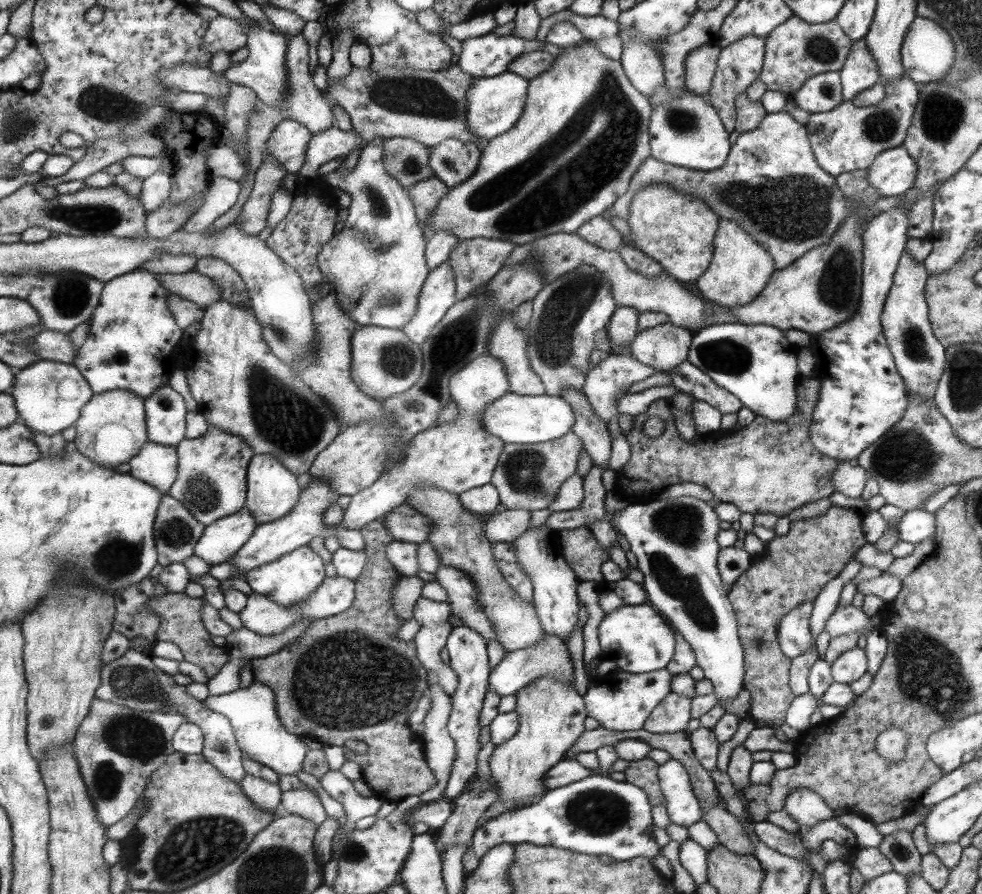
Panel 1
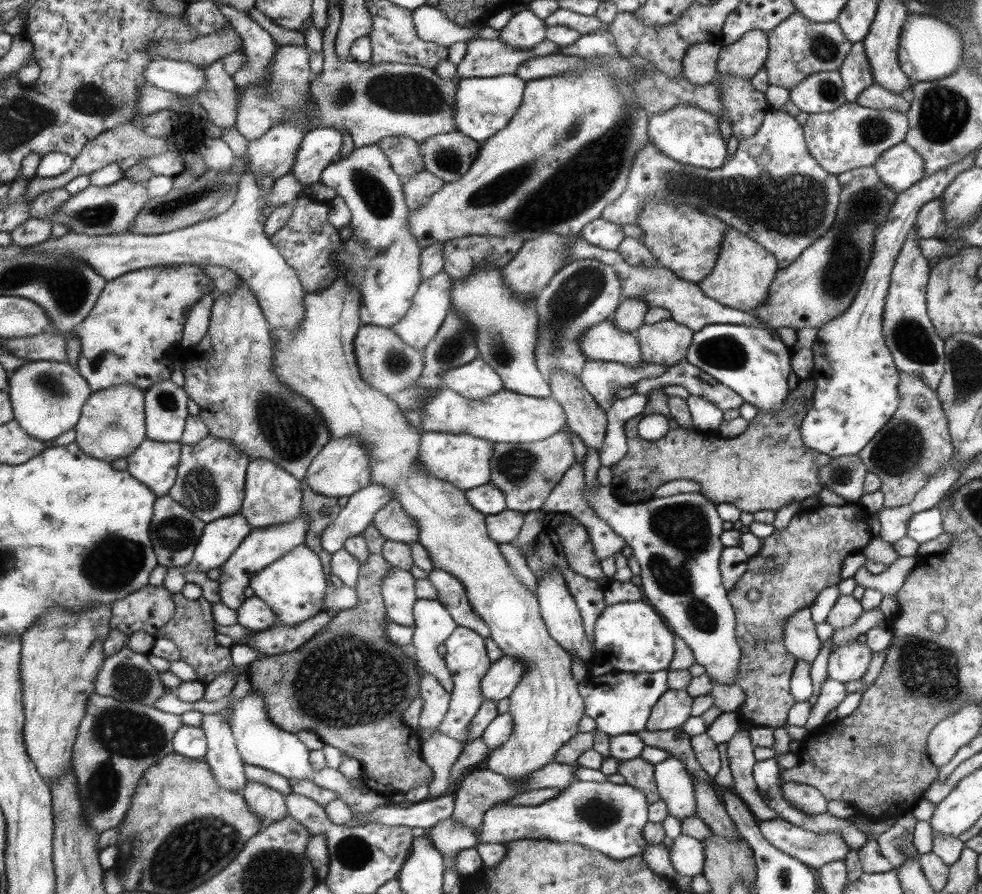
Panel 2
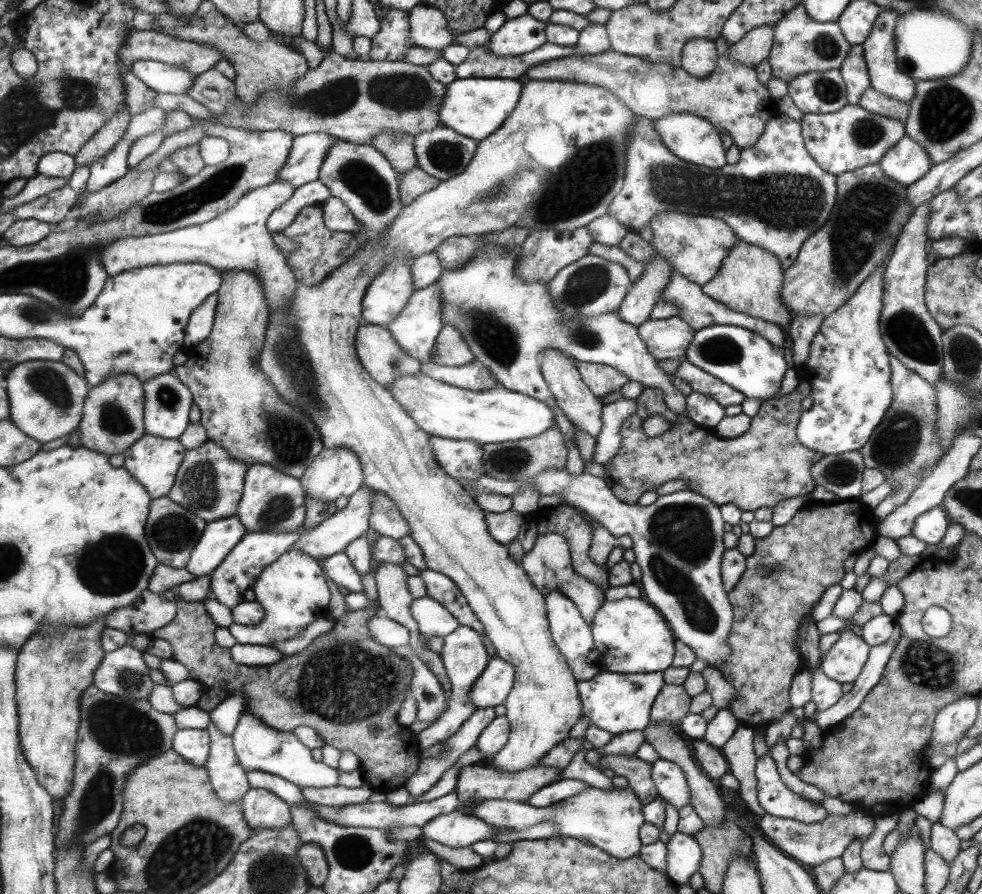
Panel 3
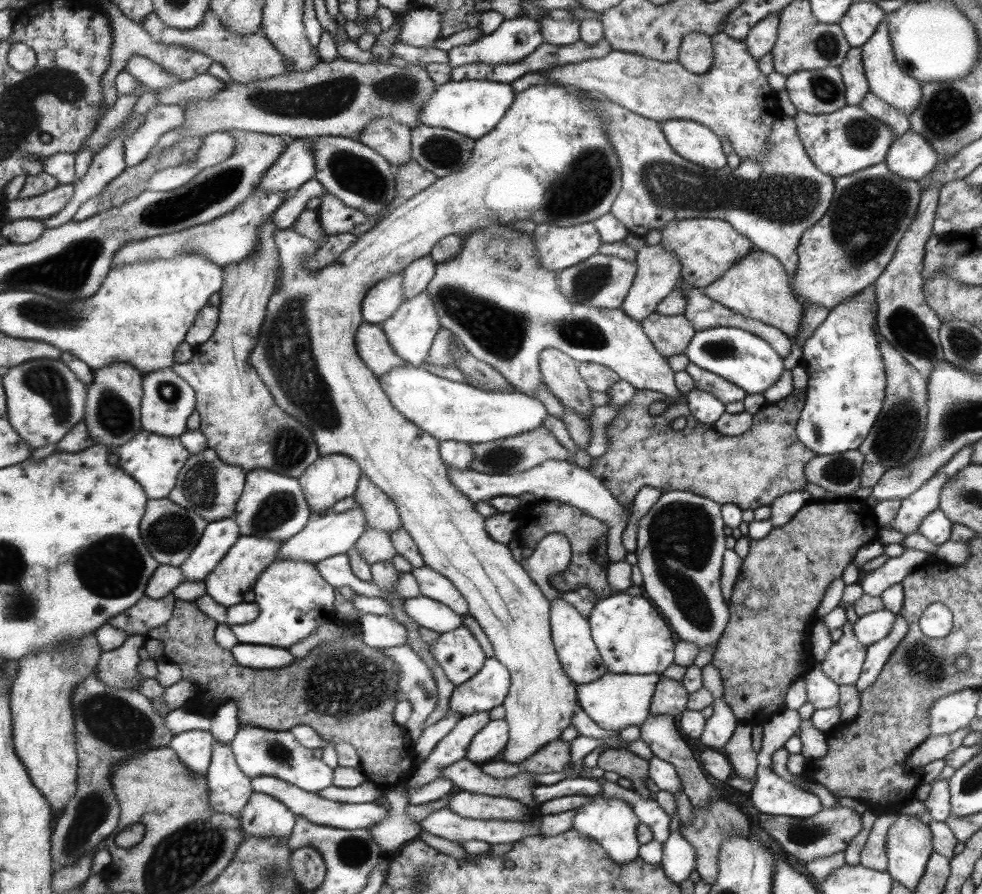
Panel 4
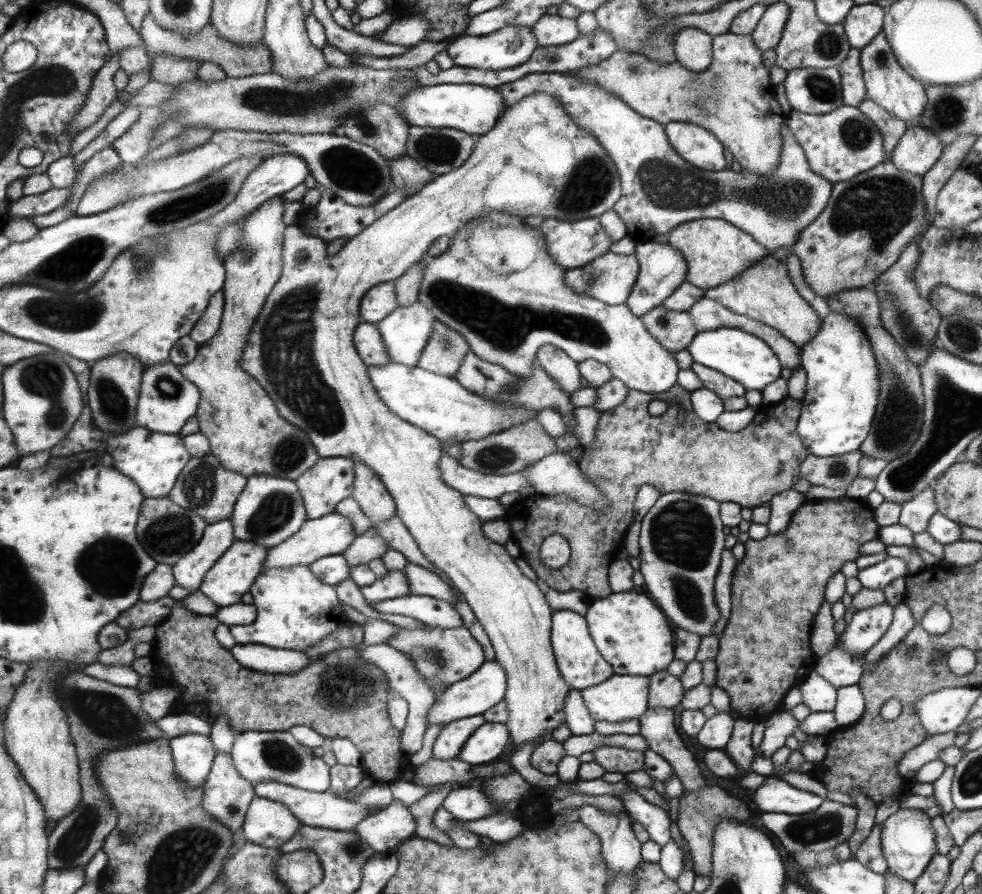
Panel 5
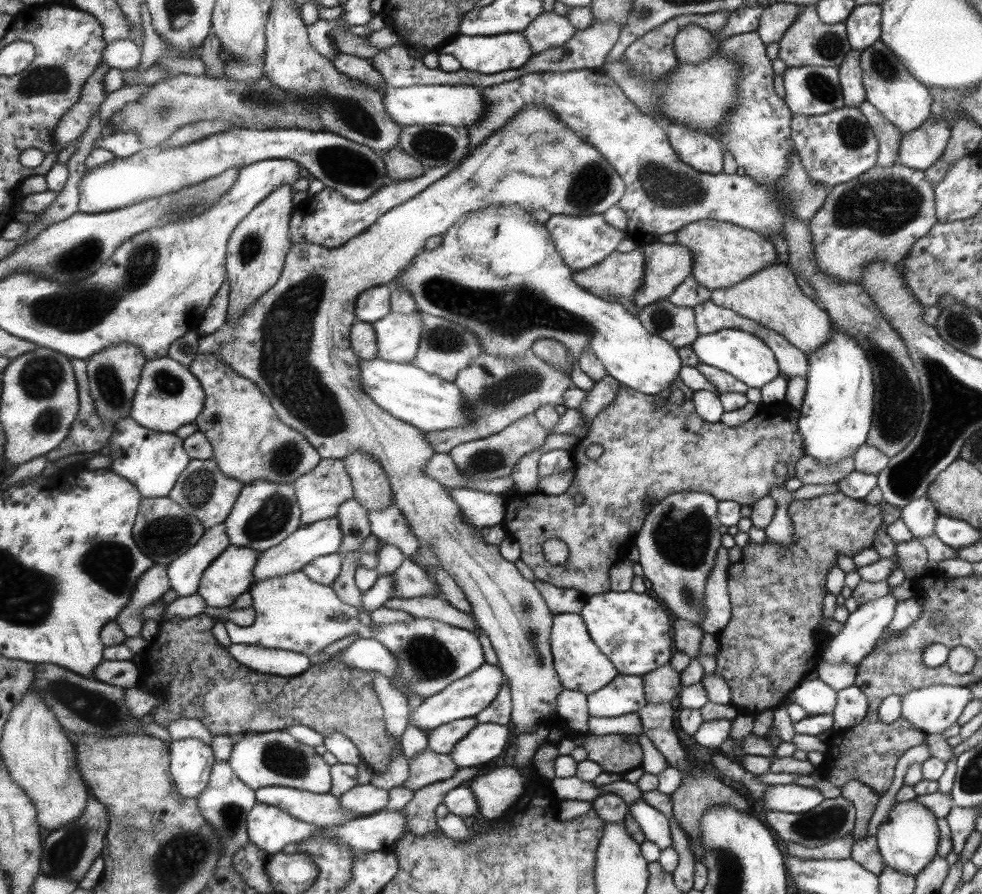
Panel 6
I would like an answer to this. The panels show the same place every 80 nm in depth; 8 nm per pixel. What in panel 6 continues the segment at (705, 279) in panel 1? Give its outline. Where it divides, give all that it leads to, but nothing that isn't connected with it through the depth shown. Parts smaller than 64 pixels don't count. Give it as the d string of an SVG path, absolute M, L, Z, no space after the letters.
M780 262L764 266L733 286L710 291L709 301L779 333L805 356L824 343L831 326L831 318L824 312L824 308L800 291L793 272Z

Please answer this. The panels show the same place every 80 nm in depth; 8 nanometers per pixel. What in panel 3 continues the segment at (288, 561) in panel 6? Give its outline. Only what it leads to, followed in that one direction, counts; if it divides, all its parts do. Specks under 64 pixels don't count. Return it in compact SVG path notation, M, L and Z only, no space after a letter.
M361 487L355 494L348 497L347 505L342 510L333 514L330 518L323 520L312 530L301 532L301 537L292 545L295 552L303 552L309 557L319 560L337 555L337 552L344 552L353 540L360 538L367 532L369 526L369 516L372 513L372 494L374 491L369 487Z

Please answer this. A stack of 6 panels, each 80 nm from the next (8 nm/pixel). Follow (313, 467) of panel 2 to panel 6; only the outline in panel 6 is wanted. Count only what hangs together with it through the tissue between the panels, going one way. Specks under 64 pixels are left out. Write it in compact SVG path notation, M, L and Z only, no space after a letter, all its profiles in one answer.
M321 458L311 472L295 479L292 485L296 492L297 504L301 510L300 526L335 518L340 510L340 505L353 499L351 476L349 476L341 459Z

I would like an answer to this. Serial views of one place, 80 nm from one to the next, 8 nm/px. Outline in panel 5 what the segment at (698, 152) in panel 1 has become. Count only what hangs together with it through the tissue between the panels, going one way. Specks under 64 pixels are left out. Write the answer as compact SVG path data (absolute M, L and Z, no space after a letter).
M675 121L664 125L664 131L672 148L698 170L719 172L726 168L723 145L708 129L692 123Z

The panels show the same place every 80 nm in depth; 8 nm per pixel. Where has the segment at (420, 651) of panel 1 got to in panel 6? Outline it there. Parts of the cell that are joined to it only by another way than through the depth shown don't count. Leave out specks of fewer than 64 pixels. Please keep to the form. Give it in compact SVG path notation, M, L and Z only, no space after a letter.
M420 596L408 599L387 599L383 604L385 608L394 608L409 613L413 618L429 618L448 624L453 628L462 628L477 636L479 630L473 616L467 616L453 608L440 596Z

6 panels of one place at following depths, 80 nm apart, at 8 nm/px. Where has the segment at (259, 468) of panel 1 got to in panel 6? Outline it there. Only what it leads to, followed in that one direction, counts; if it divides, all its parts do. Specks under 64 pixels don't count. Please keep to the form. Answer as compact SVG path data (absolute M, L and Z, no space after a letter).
M257 479L243 485L232 506L232 512L224 521L230 546L245 546L261 553L276 546L300 528L301 510L292 483L281 484Z

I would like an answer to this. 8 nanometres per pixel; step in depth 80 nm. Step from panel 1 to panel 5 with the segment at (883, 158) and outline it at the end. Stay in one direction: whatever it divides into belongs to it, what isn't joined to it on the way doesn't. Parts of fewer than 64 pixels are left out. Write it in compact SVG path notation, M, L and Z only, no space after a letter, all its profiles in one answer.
M909 126L893 148L890 162L901 172L921 178L940 159L943 144L932 129Z

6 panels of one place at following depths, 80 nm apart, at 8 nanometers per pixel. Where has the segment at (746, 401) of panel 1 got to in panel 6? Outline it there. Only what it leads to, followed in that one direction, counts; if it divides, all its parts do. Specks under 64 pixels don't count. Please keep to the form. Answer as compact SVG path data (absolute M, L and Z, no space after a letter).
M728 328L699 335L699 338L690 344L690 349L695 353L697 362L729 373L743 384L748 385L748 388L760 389L765 384L772 382L780 371L773 353L761 339L741 329Z

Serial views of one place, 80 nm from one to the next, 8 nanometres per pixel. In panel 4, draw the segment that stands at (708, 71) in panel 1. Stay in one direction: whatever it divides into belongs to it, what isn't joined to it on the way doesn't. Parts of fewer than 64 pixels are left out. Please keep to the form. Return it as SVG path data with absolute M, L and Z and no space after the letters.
M699 33L685 35L677 55L678 64L691 74L703 75L714 62L713 42Z

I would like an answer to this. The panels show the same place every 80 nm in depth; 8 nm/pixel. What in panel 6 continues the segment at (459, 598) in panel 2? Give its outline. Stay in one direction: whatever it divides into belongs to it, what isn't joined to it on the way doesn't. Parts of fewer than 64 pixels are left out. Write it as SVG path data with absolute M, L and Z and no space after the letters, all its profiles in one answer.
M404 559L401 567L391 574L392 596L388 599L408 599L420 596L440 596L442 590L415 562Z

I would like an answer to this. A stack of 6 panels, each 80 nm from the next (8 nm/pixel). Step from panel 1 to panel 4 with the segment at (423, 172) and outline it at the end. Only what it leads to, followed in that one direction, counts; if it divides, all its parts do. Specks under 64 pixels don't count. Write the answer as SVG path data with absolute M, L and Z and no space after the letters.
M376 118L366 124L364 130L360 132L358 140L361 144L368 145L369 148L374 149L393 169L396 169L412 160L411 134L410 128L397 124L392 118Z

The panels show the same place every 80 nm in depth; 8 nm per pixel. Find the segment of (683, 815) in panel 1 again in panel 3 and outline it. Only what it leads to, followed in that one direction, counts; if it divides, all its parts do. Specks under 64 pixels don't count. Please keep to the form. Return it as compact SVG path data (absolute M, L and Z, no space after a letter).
M657 759L652 762L652 782L659 798L679 810L690 804L690 793L683 771L677 763Z

